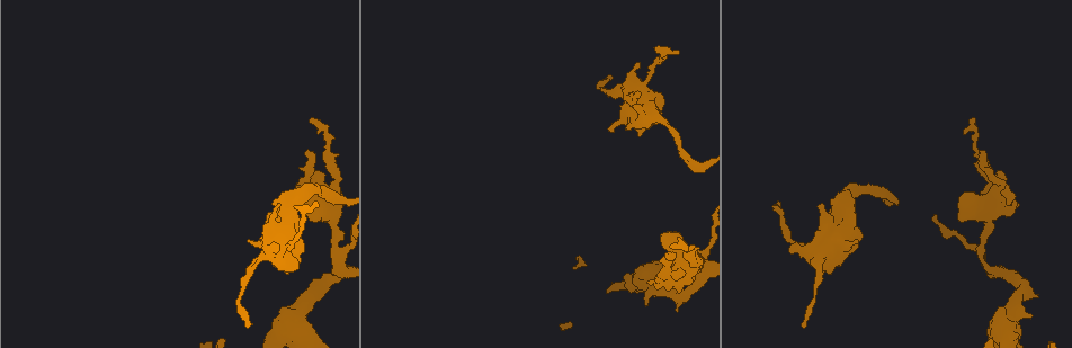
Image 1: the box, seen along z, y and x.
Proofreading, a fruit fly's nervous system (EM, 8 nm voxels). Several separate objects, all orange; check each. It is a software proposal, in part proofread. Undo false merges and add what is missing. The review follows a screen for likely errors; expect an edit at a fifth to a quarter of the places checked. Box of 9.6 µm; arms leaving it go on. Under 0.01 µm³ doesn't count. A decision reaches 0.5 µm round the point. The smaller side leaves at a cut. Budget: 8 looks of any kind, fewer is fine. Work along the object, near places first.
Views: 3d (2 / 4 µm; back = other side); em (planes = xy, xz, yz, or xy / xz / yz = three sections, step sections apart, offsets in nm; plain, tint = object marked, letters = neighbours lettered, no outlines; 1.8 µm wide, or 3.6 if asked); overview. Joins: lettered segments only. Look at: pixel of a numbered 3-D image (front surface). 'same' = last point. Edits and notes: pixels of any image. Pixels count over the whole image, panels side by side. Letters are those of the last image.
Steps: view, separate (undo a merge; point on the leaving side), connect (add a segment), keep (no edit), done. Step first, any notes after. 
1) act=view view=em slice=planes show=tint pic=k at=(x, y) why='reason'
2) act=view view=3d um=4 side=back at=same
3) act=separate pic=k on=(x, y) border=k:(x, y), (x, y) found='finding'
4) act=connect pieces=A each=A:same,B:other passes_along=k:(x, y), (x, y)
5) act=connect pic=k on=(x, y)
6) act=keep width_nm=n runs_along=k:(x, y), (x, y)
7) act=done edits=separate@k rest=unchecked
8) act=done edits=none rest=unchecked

act=view view=em slice=planes show=tint pic=1 at=(613, 91) why='thick turns thin'

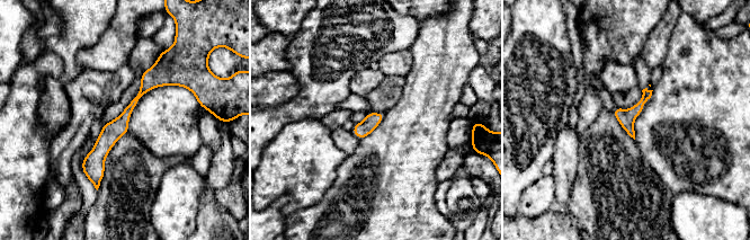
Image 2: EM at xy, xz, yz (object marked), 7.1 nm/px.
act=view view=em slice=planes show=letters at=same why='see the neighbours'

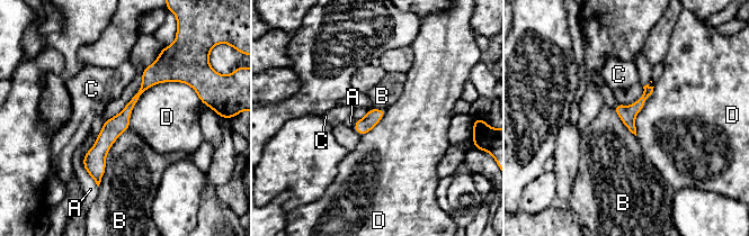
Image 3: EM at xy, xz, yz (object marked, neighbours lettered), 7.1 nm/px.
act=keep width_nm=110 each=A:other,B:other,C:other,D:other border=3:(202, 102), (158, 82), (128, 128) found='continuous, no second neuron'

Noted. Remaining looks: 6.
act=view view=3d um=4 pic=1 at=(676, 52) why='thin end'

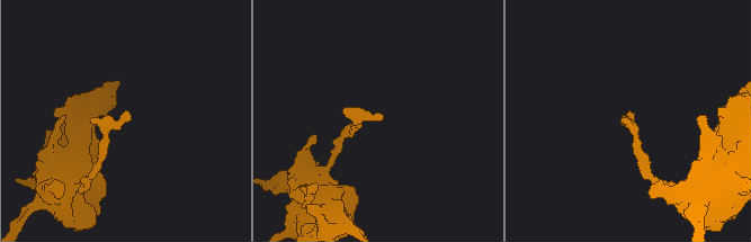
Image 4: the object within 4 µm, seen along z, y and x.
act=view view=em um=3.6 slice=yz step=8 show=letters pic=4 at=(381, 116)

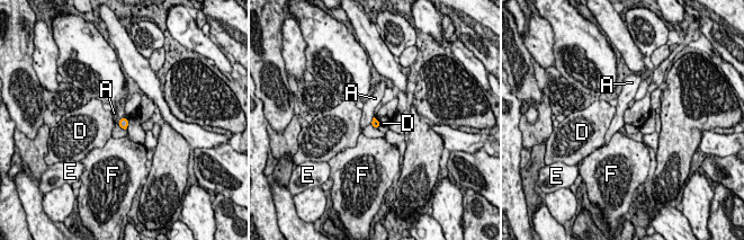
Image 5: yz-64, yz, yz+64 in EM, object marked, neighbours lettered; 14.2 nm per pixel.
act=keep each=A:other,D:other,E:other,F:other border=5:(374, 116), (381, 123) found='none of them fits'

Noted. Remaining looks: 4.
act=view view=3d um=4 pic=1 at=(666, 254) why='free end'

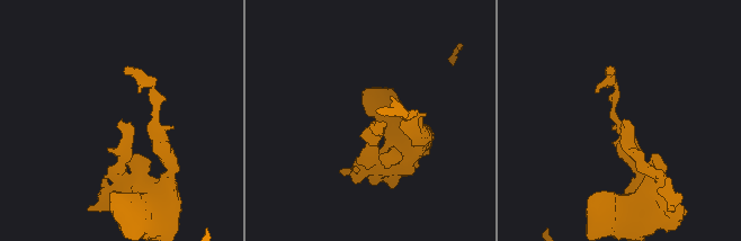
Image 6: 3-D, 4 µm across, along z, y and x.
act=view view=em um=3.6 slice=planes show=letters pic=6 at=(119, 121) why='now the EM'

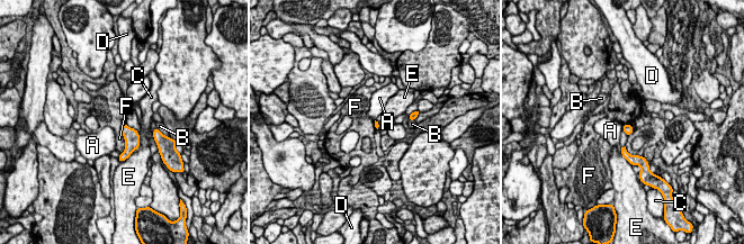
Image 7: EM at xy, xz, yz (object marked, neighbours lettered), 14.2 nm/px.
act=keep each=A:other,B:other,C:other,D:other,E:other,F:other found='no lettered segment goes on from it'

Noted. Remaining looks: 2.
act=done edits=none rest=unchecked

